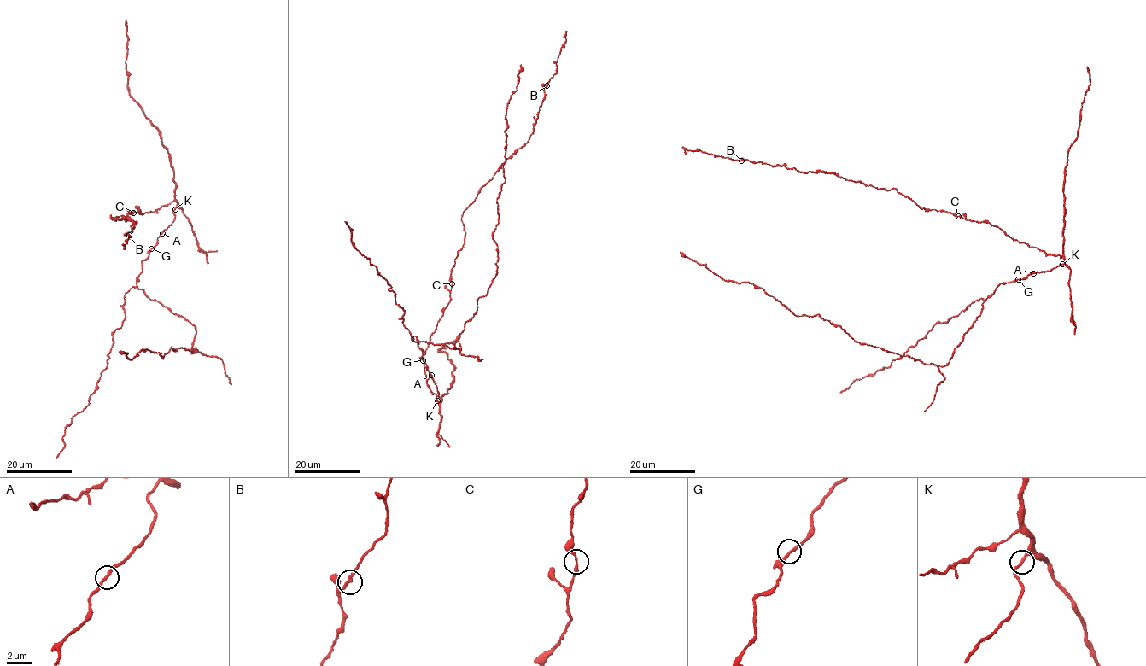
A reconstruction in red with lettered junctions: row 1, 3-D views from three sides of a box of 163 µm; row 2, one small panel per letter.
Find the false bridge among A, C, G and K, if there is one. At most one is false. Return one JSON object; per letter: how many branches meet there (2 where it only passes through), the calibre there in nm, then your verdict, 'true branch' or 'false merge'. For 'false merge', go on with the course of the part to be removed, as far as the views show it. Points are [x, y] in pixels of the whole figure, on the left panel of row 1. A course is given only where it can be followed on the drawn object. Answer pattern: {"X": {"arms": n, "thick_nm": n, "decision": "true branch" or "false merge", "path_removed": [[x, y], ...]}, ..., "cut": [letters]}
{"A": {"arms": 2, "thick_nm": 220, "decision": "true branch"}, "C": {"arms": 2, "thick_nm": 220, "decision": "true branch"}, "G": {"arms": 2, "thick_nm": 220, "decision": "true branch"}, "K": {"arms": 2, "thick_nm": 200, "decision": "true branch"}, "cut": []}

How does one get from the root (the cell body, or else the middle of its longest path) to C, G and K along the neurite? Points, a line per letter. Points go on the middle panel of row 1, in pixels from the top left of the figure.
C: (431, 376), (439, 401), (440, 397), (427, 383), (423, 356), (449, 301), (453, 283)
G: (431, 376), (423, 360)
K: (431, 376), (436, 386), (437, 400)

